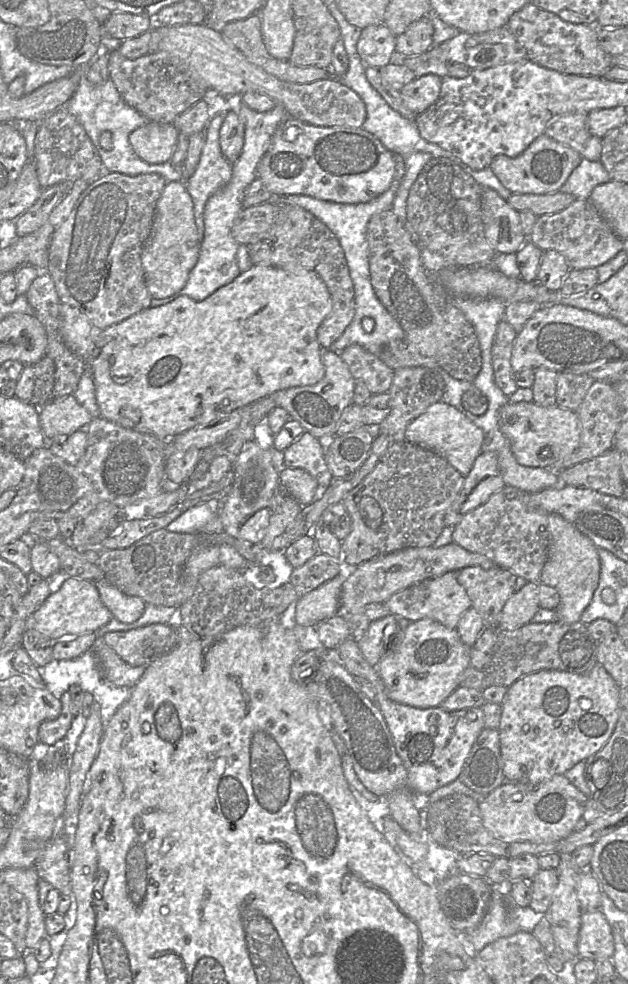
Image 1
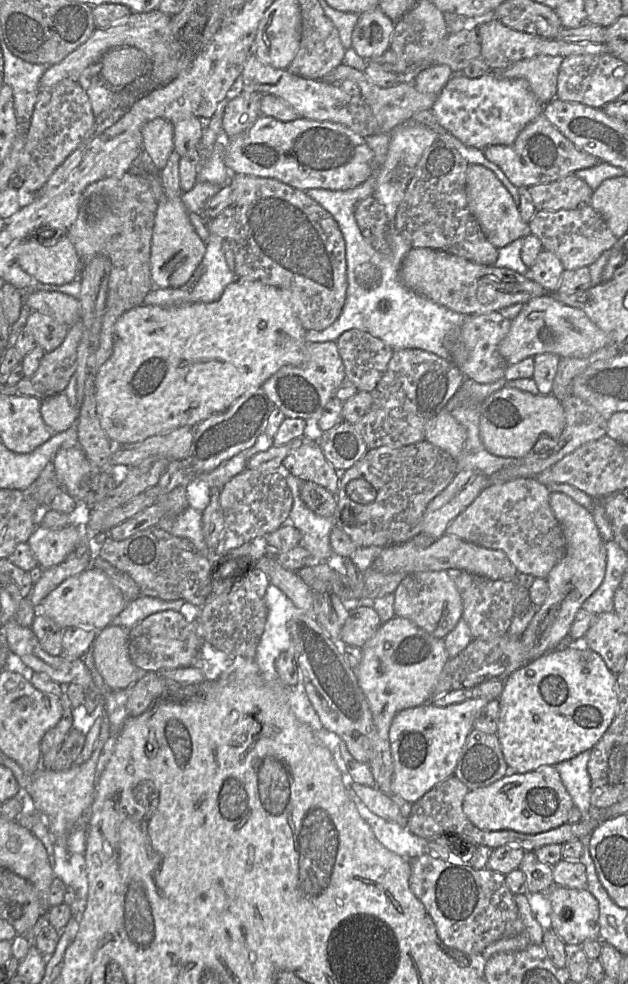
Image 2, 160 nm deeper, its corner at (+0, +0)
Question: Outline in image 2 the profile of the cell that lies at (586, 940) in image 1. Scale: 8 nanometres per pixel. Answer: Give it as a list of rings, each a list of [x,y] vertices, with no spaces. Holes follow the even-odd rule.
[[[553,885],[548,891],[552,906],[551,928],[565,944],[582,945],[587,939],[599,939],[599,906],[585,889]]]

